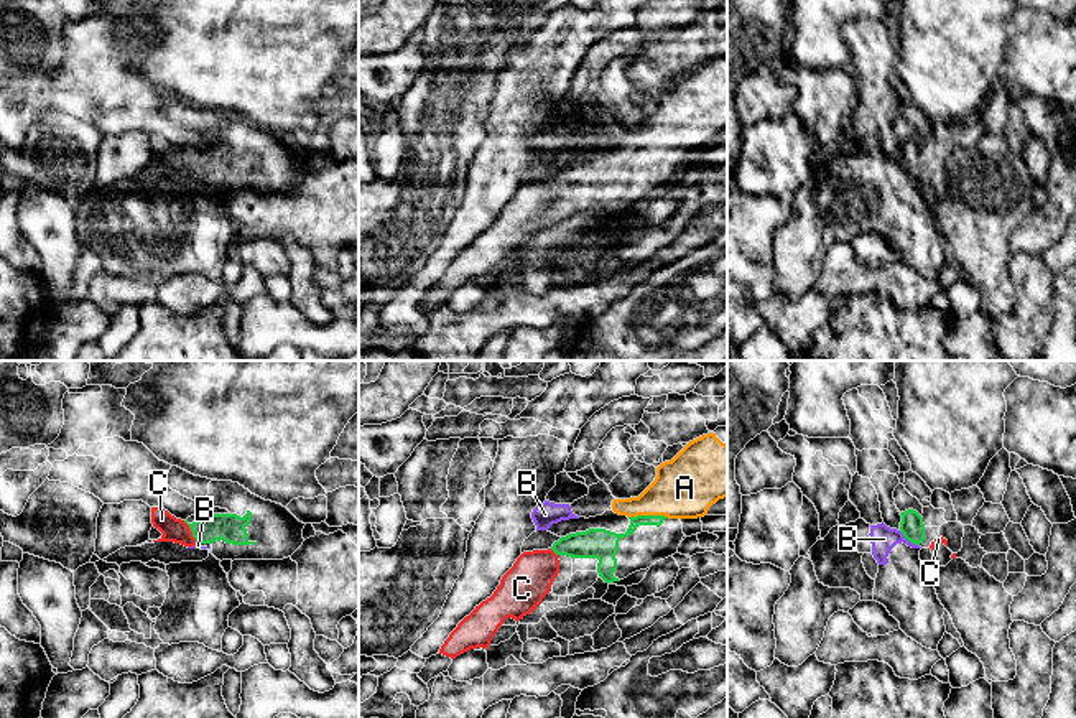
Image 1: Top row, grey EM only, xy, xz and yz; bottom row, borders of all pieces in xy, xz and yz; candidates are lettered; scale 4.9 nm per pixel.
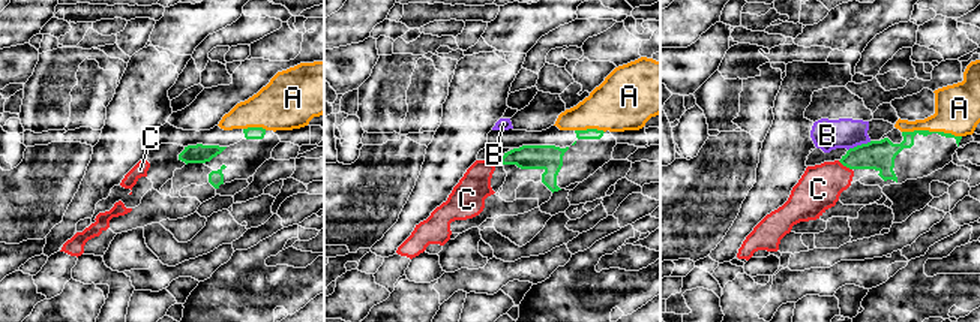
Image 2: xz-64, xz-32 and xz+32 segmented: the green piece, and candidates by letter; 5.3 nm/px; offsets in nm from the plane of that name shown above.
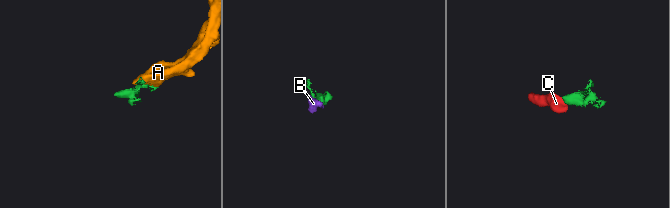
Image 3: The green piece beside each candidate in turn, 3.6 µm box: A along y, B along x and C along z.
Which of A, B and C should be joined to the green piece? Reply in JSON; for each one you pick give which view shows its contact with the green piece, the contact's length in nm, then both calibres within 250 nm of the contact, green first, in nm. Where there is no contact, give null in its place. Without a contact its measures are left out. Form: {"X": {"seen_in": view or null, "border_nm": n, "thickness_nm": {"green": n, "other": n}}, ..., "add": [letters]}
{"A": {"seen_in": "xz", "border_nm": 200, "thickness_nm": {"green": 130, "other": 300}}, "C": {"seen_in": "xy", "border_nm": 130, "thickness_nm": {"green": 140, "other": 120}}, "add": ["A", "C"]}

